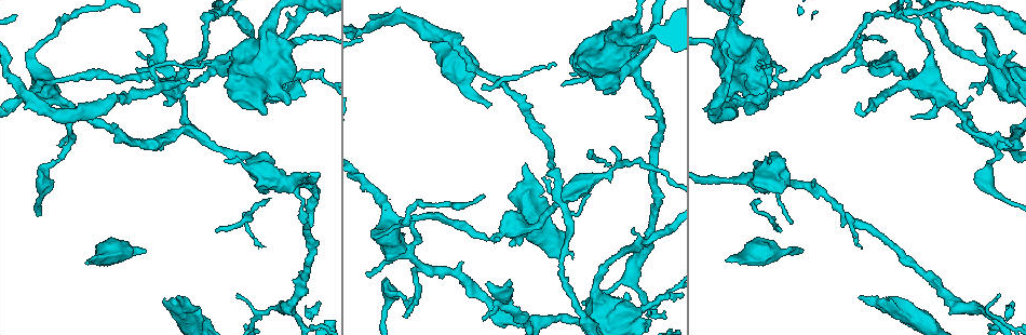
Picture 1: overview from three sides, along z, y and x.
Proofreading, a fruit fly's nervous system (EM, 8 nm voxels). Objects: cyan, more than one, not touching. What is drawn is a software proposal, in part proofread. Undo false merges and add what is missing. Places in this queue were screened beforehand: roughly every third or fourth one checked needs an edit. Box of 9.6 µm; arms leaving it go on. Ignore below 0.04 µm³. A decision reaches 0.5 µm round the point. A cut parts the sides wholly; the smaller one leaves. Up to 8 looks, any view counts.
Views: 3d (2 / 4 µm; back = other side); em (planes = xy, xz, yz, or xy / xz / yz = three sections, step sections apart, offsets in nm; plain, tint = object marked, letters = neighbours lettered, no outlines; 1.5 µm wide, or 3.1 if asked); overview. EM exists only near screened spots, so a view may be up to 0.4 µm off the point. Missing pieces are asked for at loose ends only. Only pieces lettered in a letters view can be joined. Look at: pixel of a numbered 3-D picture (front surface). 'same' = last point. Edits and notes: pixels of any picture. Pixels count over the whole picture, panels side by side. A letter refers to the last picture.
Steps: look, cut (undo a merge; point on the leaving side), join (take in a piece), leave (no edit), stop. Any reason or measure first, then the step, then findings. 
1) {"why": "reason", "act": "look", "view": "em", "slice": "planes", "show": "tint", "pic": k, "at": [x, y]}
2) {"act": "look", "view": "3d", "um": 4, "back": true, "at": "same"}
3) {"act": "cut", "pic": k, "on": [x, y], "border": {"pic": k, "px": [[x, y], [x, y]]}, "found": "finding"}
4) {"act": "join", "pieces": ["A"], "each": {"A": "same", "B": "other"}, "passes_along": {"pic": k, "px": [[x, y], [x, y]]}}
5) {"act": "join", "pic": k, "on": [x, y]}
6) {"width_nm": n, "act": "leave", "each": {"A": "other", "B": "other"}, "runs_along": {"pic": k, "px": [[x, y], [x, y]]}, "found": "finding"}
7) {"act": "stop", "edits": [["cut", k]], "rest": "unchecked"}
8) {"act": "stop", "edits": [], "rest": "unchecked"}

{"why": "free end", "act": "look", "view": "3d", "um": 2, "pic": 1, "at": [782, 72]}

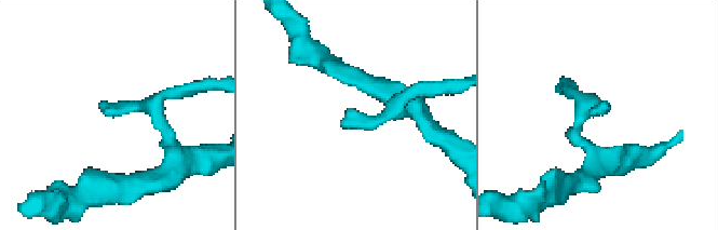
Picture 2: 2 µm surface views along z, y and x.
{"act": "look", "view": "em", "slice": "planes", "show": "tint", "pic": 2, "at": [602, 113]}

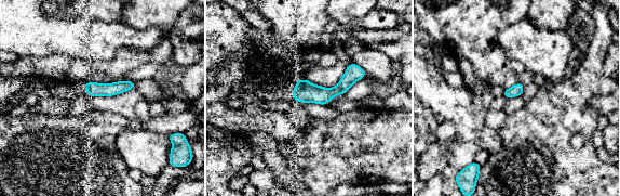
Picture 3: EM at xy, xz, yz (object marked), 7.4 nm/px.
{"why": "see the neighbours", "act": "look", "view": "em", "slice": "planes", "show": "letters", "at": "same"}

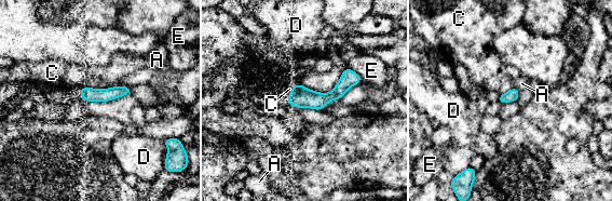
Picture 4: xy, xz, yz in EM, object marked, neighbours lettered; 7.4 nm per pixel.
{"act": "leave", "each": {"A": "other", "C": "other", "D": "other", "E": "other"}, "runs_along": {"pic": 4, "px": [[357, 79], [324, 98], [290, 98]]}, "found": "none of them fits"}

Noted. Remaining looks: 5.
{"why": "three-way junction", "act": "look", "view": "em", "slice": "planes", "show": "plain", "pic": 1, "at": [568, 215]}

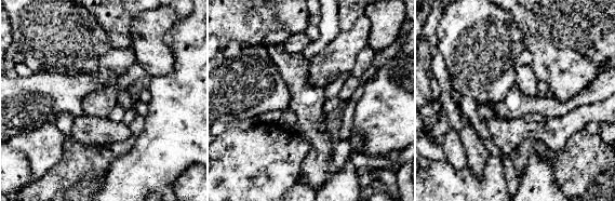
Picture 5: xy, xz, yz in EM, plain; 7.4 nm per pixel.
{"act": "look", "view": "em", "slice": "planes", "show": "letters", "at": "same"}

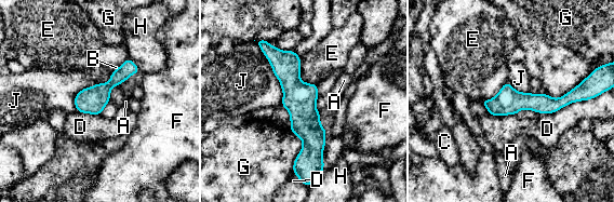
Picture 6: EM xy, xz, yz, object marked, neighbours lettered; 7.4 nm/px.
{"act": "leave", "each": {"A": "other", "B": "other", "C": "other", "D": "other", "E": "other", "F": "other", "G": "other", "H": "other", "J": "other"}, "found": "all the same cell"}

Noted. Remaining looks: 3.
{"act": "look", "view": "em", "slice": "xy", "step": 4, "show": "tint", "pic": 1, "at": [979, 63]}

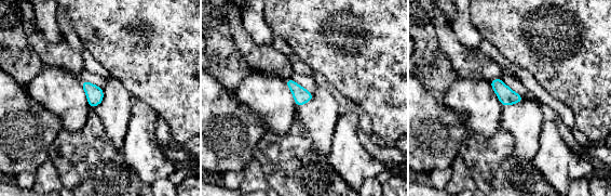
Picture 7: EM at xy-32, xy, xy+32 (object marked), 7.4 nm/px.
{"why": "cut it another way", "act": "look", "view": "em", "slice": "planes", "show": "letters", "at": "same"}

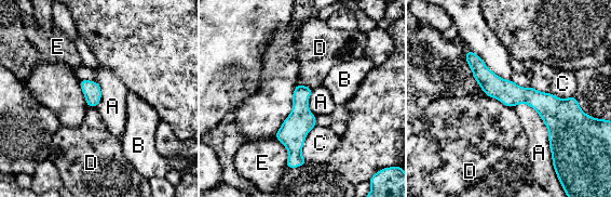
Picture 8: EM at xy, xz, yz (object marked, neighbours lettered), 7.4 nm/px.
{"width_nm": 130, "act": "leave", "each": {"A": "other", "B": "other", "C": "other", "D": "other", "E": "other"}, "border": {"pic": 8, "px": [[486, 94], [512, 107]]}, "found": "one cell here"}

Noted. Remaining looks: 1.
{"act": "stop", "edits": [], "rest": "unchecked"}

